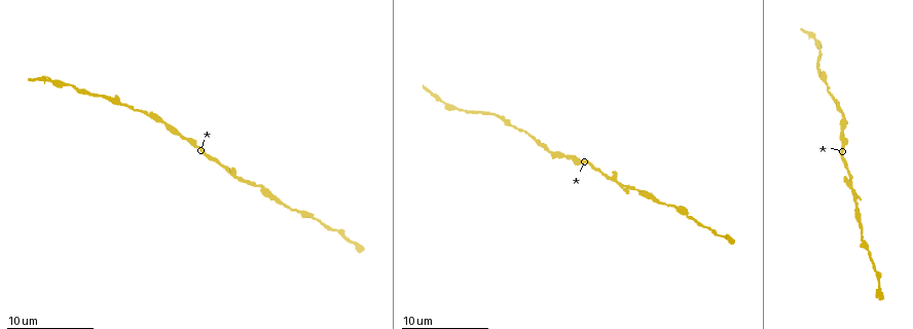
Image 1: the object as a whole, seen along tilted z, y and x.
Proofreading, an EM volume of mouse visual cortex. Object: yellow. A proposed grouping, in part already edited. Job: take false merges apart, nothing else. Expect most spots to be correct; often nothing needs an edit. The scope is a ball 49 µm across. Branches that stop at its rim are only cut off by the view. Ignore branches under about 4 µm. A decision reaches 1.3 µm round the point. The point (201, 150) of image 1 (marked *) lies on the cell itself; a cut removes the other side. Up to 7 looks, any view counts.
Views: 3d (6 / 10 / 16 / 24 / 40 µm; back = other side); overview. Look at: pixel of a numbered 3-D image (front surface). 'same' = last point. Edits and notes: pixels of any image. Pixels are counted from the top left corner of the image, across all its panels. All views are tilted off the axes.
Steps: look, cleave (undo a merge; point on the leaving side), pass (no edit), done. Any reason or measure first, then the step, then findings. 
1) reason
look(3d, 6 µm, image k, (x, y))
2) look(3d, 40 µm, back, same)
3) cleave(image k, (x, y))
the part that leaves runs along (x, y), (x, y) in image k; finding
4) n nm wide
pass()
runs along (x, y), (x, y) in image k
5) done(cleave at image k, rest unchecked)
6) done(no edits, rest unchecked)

thick turns thin
look(3d, 10 µm, image 1, (244, 180))

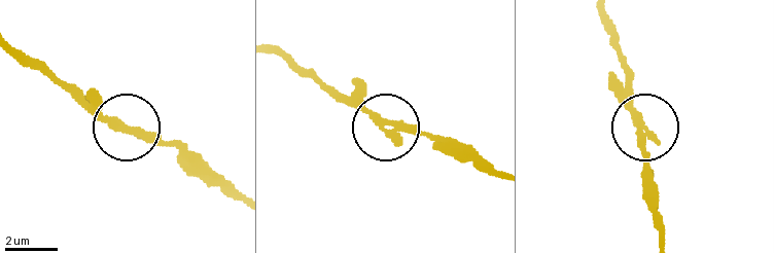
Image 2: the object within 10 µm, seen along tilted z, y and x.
pass()
all the same cell

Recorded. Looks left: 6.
calibre changes
look(3d, 6 µm, image 1, (687, 211))

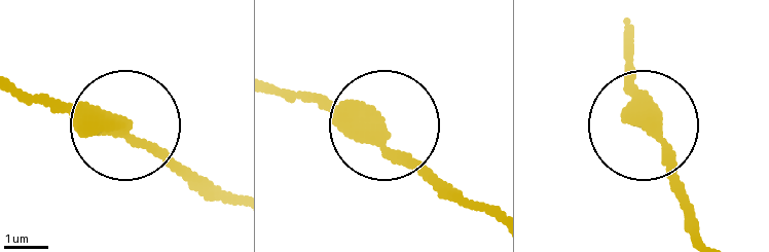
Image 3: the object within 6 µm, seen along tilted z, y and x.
pass()
continuous, no second cell

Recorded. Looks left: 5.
sudden change in width
look(3d, 10 µm, image 1, (277, 199))

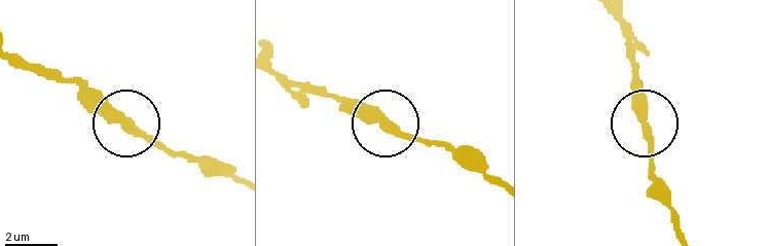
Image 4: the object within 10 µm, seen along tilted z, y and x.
zoom in
look(3d, 6 µm, image 4, (128, 124))

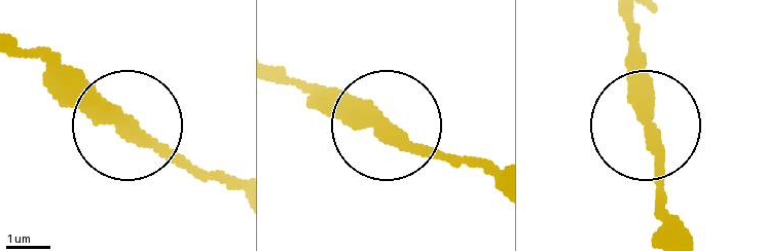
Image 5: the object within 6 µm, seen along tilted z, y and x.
pass()
runs along (23, 50), (68, 73), (199, 180) in image 5; one cell here

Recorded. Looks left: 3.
thin neck
look(3d, 16 µm, image 1, (68, 85))

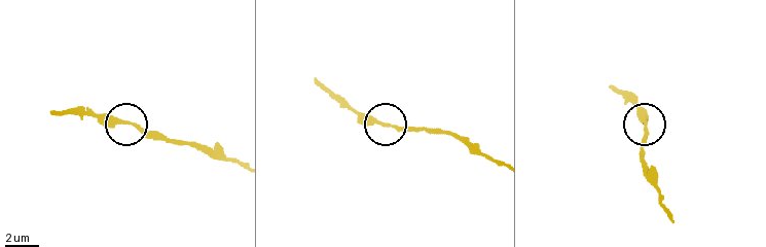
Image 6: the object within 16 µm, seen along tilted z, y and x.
look(3d, 6 µm, image 6, (646, 124))

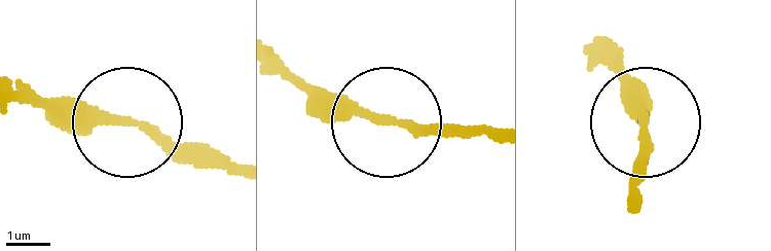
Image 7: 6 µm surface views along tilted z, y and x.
pass()
runs along (237, 173), (182, 162), (126, 126), (72, 124), (25, 102) in image 7; continuous, no second cell

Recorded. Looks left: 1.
done(no edits, rest unchecked)

